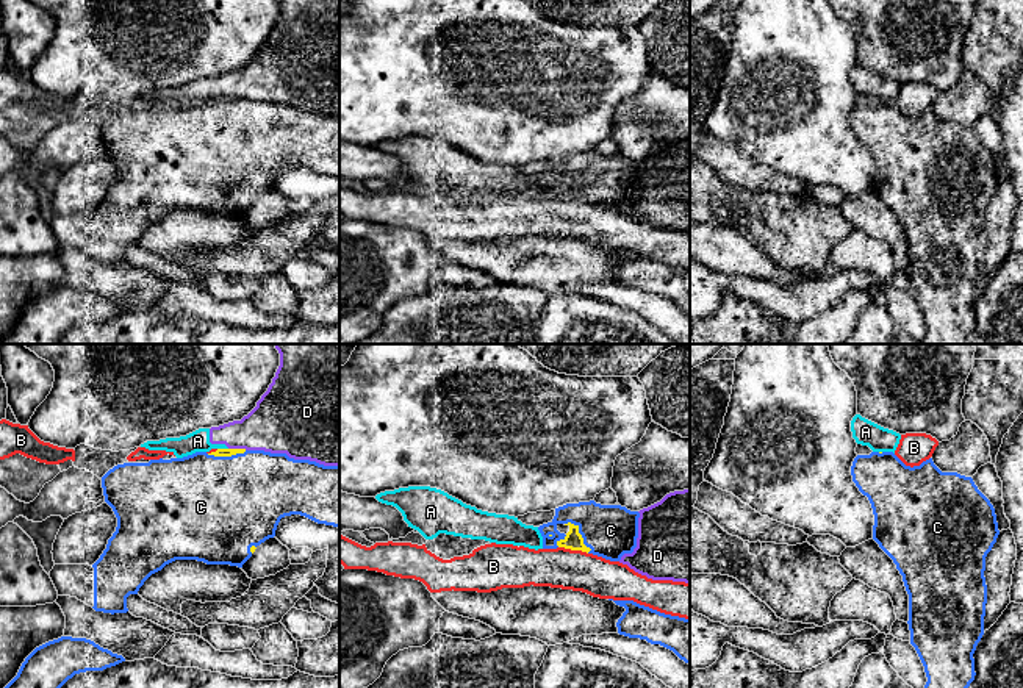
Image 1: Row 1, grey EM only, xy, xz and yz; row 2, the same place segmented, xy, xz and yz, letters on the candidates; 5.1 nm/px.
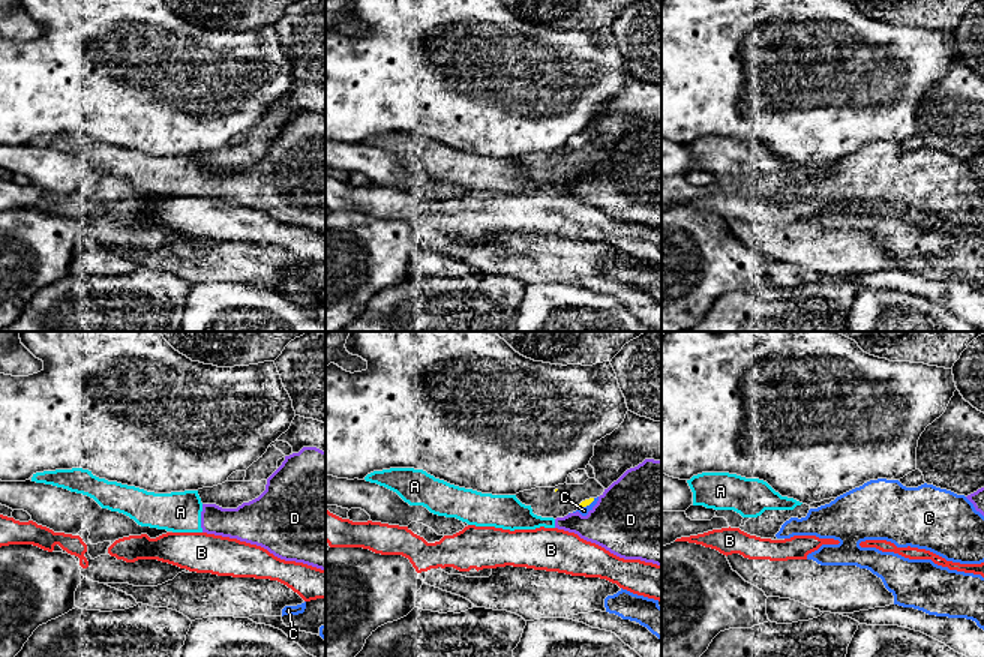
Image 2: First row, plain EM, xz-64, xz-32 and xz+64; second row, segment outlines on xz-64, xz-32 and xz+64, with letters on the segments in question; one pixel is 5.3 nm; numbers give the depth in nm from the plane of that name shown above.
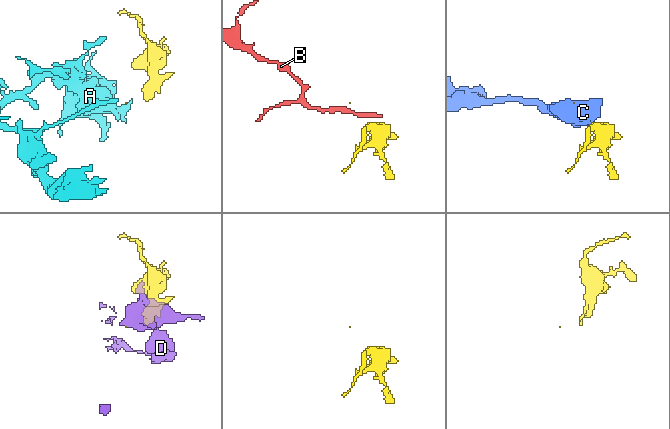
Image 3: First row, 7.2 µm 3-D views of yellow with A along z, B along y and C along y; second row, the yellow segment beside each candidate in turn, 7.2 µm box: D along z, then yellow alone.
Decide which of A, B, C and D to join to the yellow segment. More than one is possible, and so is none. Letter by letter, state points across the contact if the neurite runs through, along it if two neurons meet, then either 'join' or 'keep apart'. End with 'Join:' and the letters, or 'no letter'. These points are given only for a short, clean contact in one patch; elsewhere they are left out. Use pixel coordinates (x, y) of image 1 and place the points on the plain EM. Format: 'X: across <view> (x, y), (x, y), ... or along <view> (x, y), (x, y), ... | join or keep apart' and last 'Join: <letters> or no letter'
A: along xy (218, 97), (227, 99) | keep apart
B: along xz (559, 196), (581, 199), (587, 204) | keep apart
C: join
D: along xy (229, 97), (246, 99) | keep apart
Join: C

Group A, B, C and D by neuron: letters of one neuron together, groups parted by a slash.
A D / B / C

